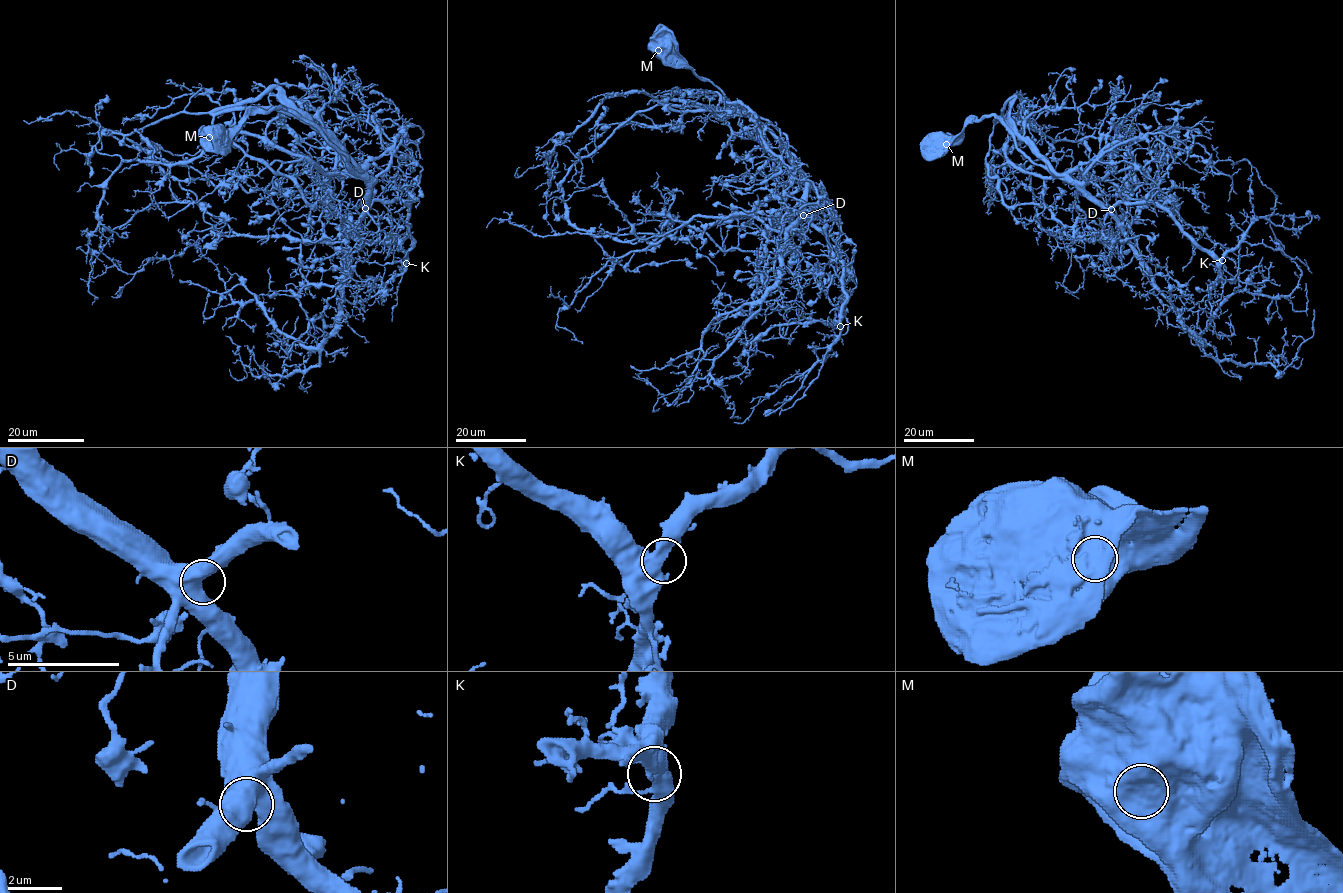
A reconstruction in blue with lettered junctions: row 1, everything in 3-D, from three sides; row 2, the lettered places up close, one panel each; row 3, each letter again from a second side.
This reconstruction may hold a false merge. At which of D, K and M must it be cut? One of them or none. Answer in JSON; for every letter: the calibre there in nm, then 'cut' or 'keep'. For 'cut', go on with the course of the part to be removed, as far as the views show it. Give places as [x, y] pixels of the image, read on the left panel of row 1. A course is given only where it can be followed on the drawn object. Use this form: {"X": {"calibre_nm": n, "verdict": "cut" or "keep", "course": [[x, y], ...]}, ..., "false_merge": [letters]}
{"D": {"calibre_nm": 800, "verdict": "keep"}, "K": {"calibre_nm": 550, "verdict": "keep"}, "M": {"calibre_nm": 1350, "verdict": "keep"}, "false_merge": []}

